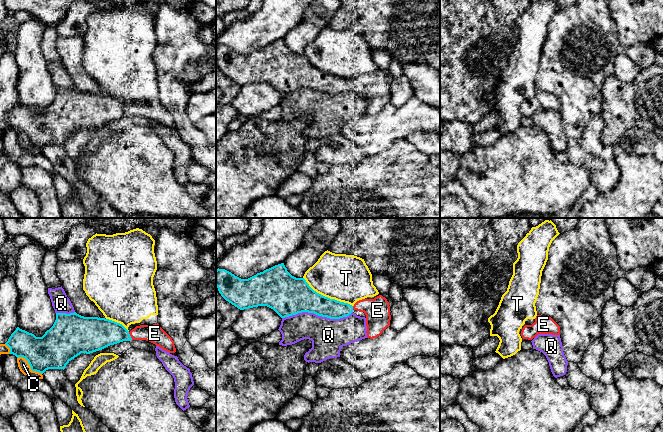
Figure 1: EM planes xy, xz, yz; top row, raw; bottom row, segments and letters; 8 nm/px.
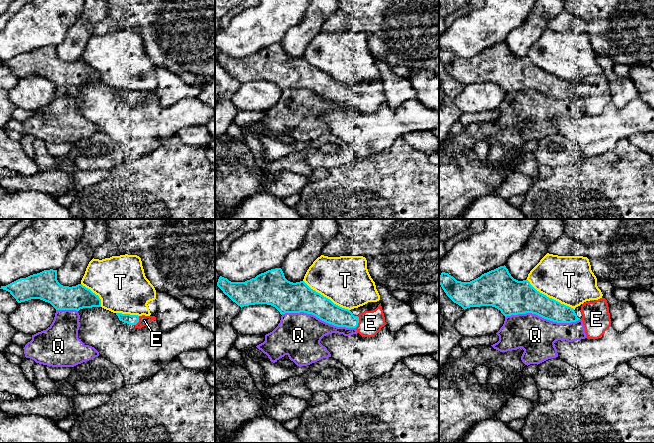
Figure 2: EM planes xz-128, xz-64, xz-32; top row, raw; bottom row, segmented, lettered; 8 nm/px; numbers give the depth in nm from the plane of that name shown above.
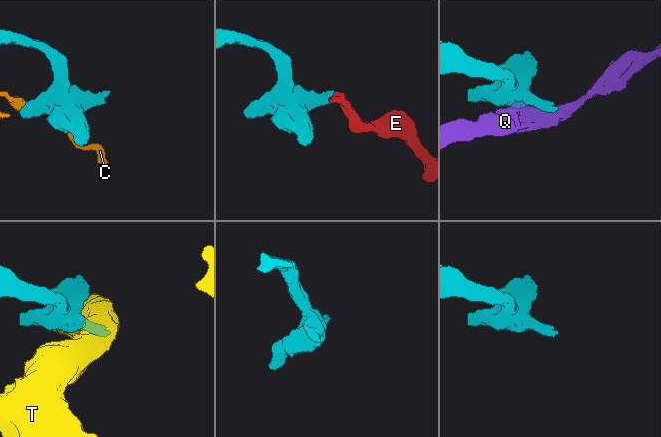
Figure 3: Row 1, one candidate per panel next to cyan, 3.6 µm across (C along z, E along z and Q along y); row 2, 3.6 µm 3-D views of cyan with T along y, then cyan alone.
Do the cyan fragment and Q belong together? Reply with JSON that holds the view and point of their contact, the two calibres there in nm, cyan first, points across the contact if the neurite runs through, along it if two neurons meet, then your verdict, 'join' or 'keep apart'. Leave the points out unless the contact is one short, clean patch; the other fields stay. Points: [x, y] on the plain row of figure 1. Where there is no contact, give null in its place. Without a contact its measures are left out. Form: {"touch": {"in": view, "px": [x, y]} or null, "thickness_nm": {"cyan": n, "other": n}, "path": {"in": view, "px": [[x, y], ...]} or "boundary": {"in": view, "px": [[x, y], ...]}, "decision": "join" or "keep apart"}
{"touch": {"in": "xz", "px": [317, 90]}, "thickness_nm": {"cyan": 300, "other": 280}, "decision": "keep apart"}

